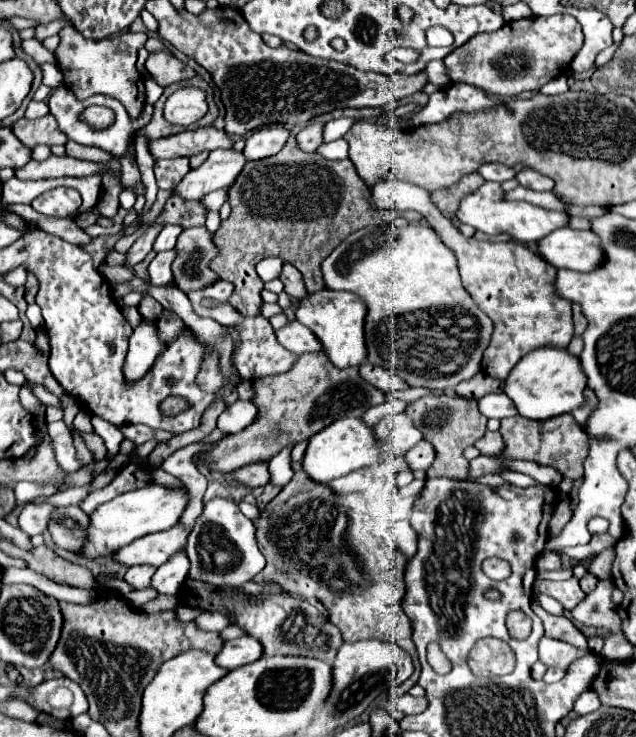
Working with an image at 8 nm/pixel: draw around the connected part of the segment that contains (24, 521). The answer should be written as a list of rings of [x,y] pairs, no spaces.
[[[37,503],[37,505],[27,505],[23,507],[23,511],[19,513],[19,527],[27,533],[27,535],[37,535],[43,533],[47,529],[47,523],[51,519],[51,513],[55,511],[55,505],[49,503]]]

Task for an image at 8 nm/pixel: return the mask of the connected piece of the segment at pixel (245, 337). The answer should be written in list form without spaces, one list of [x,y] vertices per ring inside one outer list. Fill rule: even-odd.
[[[219,279],[219,281],[209,283],[209,285],[203,287],[203,289],[189,291],[187,297],[189,297],[189,301],[191,301],[191,305],[193,305],[193,311],[195,311],[197,315],[215,319],[217,323],[221,323],[221,325],[225,325],[225,327],[233,327],[233,329],[239,333],[239,347],[235,349],[235,353],[231,355],[231,359],[239,359],[239,375],[241,375],[243,379],[257,381],[257,379],[261,379],[261,377],[279,375],[279,373],[289,371],[289,369],[295,365],[297,355],[291,353],[291,351],[287,351],[287,349],[277,341],[275,329],[271,327],[269,319],[265,319],[265,317],[261,317],[261,315],[257,315],[257,317],[245,317],[245,315],[241,315],[237,309],[233,309],[233,307],[227,303],[227,299],[231,297],[231,293],[233,293],[233,285],[231,285],[229,281],[225,281],[225,279]],[[203,297],[219,297],[219,299],[221,299],[221,305],[213,307],[213,309],[207,309],[207,307],[201,305],[201,299],[203,299]]]

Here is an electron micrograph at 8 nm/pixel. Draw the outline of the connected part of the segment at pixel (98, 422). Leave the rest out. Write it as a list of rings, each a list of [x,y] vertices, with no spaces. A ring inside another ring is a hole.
[[[95,415],[91,417],[91,421],[93,421],[93,427],[95,427],[95,433],[103,437],[103,441],[105,441],[105,445],[107,445],[107,451],[109,451],[109,455],[111,455],[111,459],[113,459],[113,457],[119,453],[121,441],[125,439],[123,433],[121,433],[121,429],[115,427],[115,425],[111,425],[109,421],[103,421],[103,419],[95,417]]]

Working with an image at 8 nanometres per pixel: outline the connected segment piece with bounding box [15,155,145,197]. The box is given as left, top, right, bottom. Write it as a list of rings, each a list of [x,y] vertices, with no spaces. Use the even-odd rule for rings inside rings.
[[[51,155],[45,161],[29,161],[23,169],[15,171],[15,177],[21,181],[27,179],[51,179],[51,177],[71,177],[71,175],[97,175],[97,173],[113,173],[121,185],[121,189],[131,189],[137,197],[145,193],[143,183],[135,185],[123,185],[121,181],[121,165],[119,161],[103,161],[103,163],[91,163],[91,161],[79,161],[73,157],[57,157]]]

